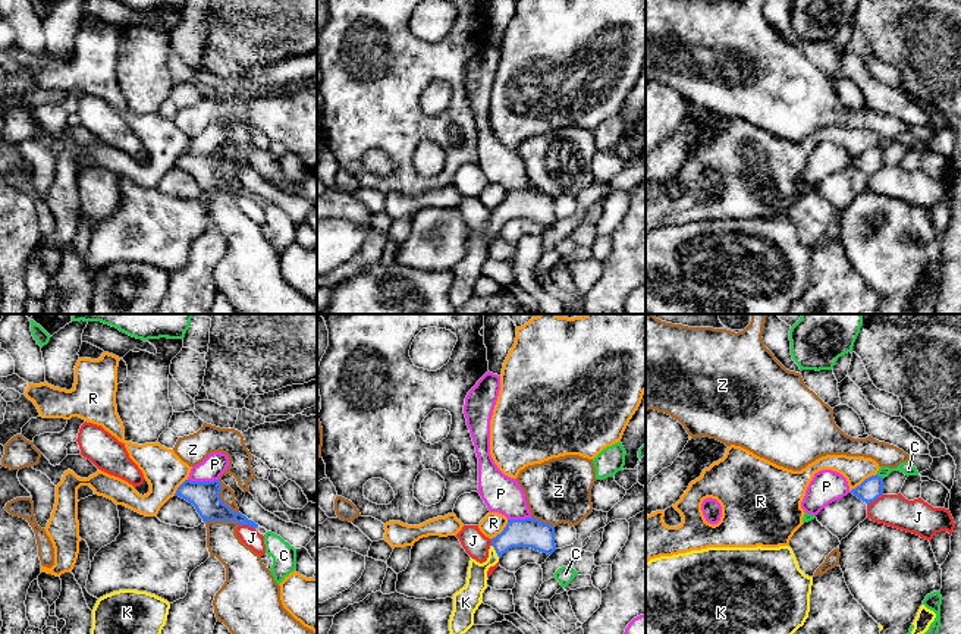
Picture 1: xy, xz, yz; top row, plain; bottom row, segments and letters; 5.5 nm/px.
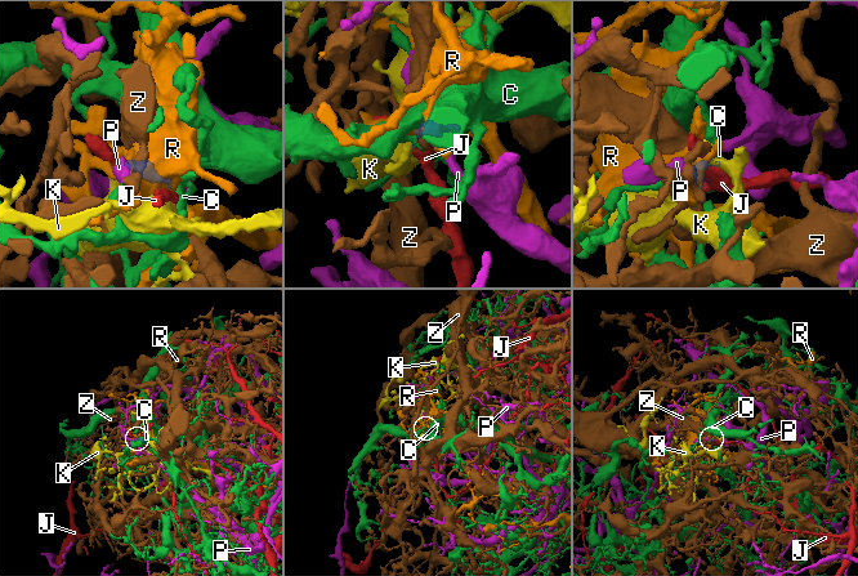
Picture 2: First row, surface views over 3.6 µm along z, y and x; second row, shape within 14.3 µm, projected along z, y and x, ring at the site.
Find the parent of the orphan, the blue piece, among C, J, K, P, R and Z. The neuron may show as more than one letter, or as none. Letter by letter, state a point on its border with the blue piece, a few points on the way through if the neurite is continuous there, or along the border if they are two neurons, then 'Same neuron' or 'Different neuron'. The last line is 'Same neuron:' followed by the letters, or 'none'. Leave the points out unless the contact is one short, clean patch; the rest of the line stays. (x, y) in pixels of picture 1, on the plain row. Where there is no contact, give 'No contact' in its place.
C: Touches blue at yz (878, 147). Different neuron
J: Touches blue at xy (247, 195). Different neuron
K: Touches blue at xz (496, 223). Path across: xz (531, 204), (514, 206), (496, 223), (477, 245), (477, 250). Same neuron
P: Touches blue at xy (203, 153). Boundary: xy (188, 150), (217, 151). Different neuron
R: Touches blue at yz (864, 151). Boundary: yz (876, 144), (866, 148), (850, 163). Different neuron
Z: Touches blue at xy (220, 170). Boundary: xy (217, 151), (220, 156), (219, 169), (238, 184). Different neuron
Same neuron: K

